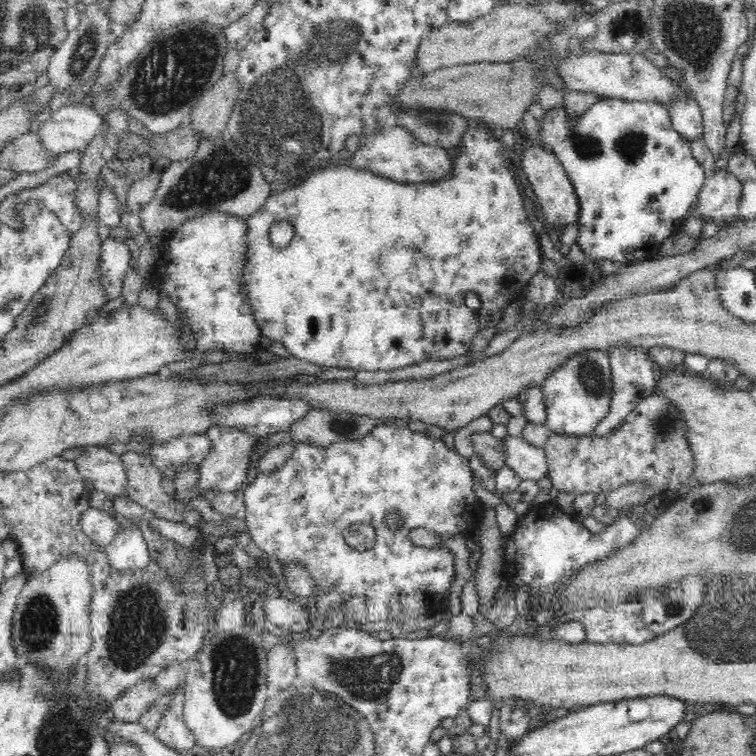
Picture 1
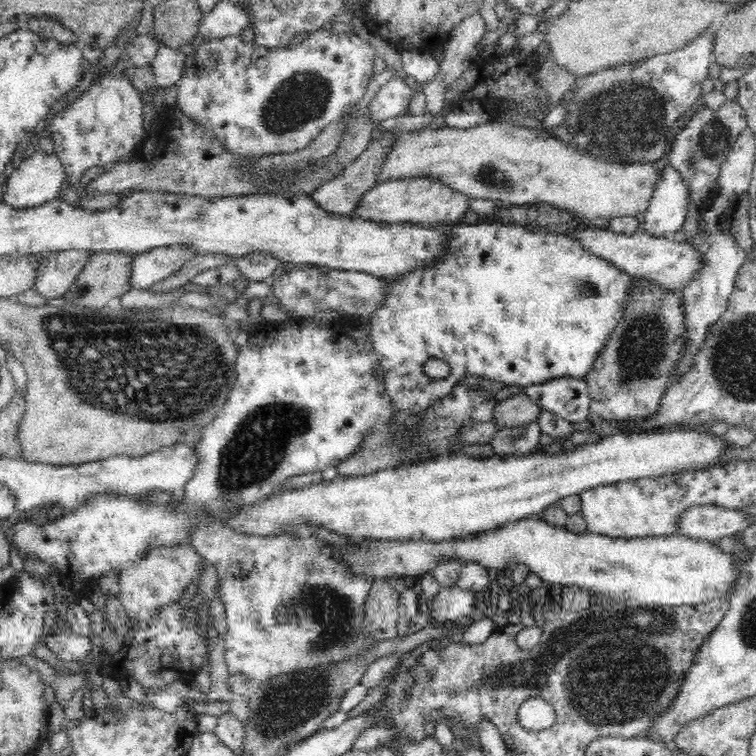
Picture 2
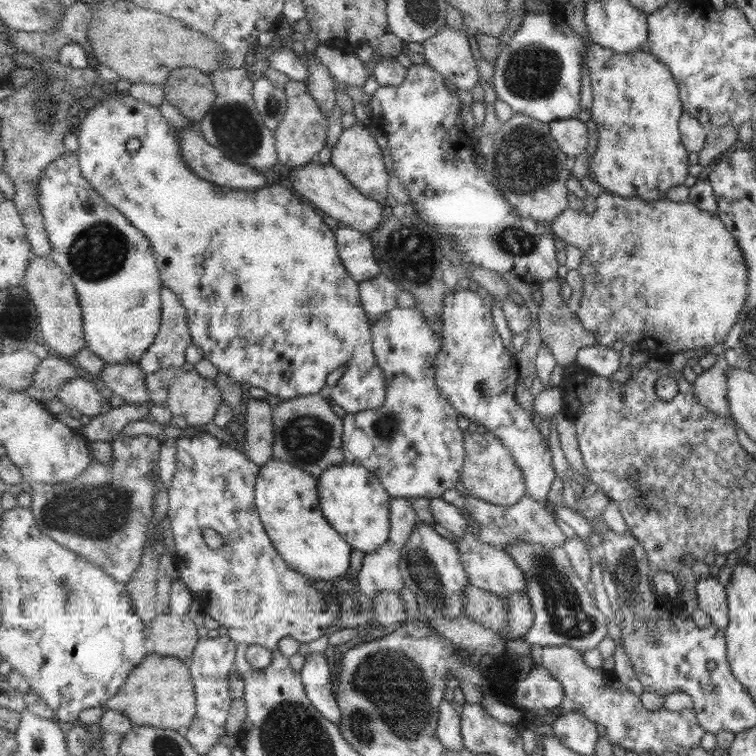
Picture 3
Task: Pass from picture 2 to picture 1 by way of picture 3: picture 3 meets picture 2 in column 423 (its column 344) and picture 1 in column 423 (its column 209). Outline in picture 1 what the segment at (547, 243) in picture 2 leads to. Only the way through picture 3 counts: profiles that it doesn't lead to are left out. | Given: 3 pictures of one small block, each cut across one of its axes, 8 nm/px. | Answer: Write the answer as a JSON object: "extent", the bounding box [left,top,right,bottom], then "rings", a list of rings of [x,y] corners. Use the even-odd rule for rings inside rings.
{"extent":[239,123,541,370],"rings":[[[473,123],[458,142],[460,156],[451,161],[450,174],[446,178],[432,182],[408,182],[400,184],[372,172],[358,169],[348,163],[340,163],[334,168],[323,165],[310,174],[302,184],[294,188],[286,188],[284,192],[274,192],[266,200],[266,204],[258,211],[250,214],[246,221],[246,234],[243,235],[244,266],[239,274],[239,288],[246,296],[247,304],[254,313],[254,321],[262,338],[272,338],[283,344],[290,354],[326,367],[341,367],[359,370],[398,370],[426,360],[448,360],[464,356],[476,336],[478,328],[501,315],[503,309],[516,300],[516,294],[528,286],[530,280],[541,272],[541,250],[538,234],[526,217],[526,208],[518,184],[514,181],[512,165],[508,164],[509,149],[501,139],[492,136],[490,127]],[[279,220],[287,220],[294,228],[294,235],[286,248],[274,248],[270,241],[270,226]],[[468,292],[475,292],[481,301],[479,309],[466,306]]]}

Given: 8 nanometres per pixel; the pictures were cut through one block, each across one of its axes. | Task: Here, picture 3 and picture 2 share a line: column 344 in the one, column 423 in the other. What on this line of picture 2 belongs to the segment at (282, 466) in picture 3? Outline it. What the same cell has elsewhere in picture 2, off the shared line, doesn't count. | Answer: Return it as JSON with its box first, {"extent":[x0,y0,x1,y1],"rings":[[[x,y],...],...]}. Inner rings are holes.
{"extent":[326,515,739,606],"rings":[[[530,515],[526,518],[521,518],[518,522],[512,522],[506,524],[506,526],[495,527],[494,530],[484,530],[479,531],[478,534],[467,535],[466,538],[458,539],[446,539],[440,540],[440,542],[431,542],[429,539],[374,539],[374,538],[360,538],[352,539],[352,546],[338,546],[338,544],[330,544],[326,546],[331,551],[331,560],[339,561],[339,568],[343,568],[347,574],[350,574],[352,577],[364,577],[368,581],[371,581],[372,584],[375,581],[386,581],[392,582],[395,584],[401,584],[403,578],[420,578],[426,575],[427,573],[432,573],[432,570],[437,569],[438,566],[444,564],[445,561],[460,561],[463,565],[468,564],[468,562],[475,562],[480,566],[484,566],[489,570],[502,570],[506,566],[514,566],[515,564],[524,564],[528,566],[529,572],[534,572],[537,574],[544,583],[559,584],[562,587],[566,585],[578,585],[584,589],[588,589],[593,597],[591,598],[592,604],[599,604],[600,602],[610,601],[618,602],[620,600],[620,592],[628,592],[628,596],[640,596],[642,594],[642,588],[644,588],[644,602],[648,604],[654,604],[658,602],[660,606],[690,606],[698,602],[708,602],[708,600],[720,598],[720,596],[728,595],[730,596],[733,592],[733,586],[735,580],[739,575],[739,567],[735,566],[734,563],[734,554],[724,552],[718,544],[705,542],[705,541],[694,541],[694,539],[685,538],[676,533],[670,535],[662,536],[646,536],[644,538],[610,538],[602,534],[592,534],[588,531],[578,534],[577,532],[567,530],[565,527],[560,526],[551,526],[546,519],[538,518],[538,515]]]}

